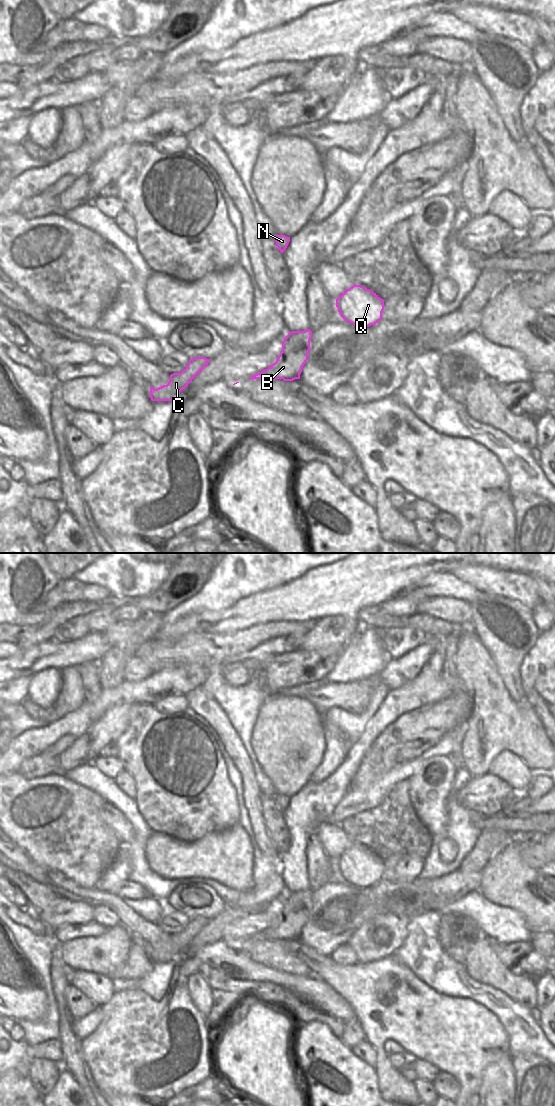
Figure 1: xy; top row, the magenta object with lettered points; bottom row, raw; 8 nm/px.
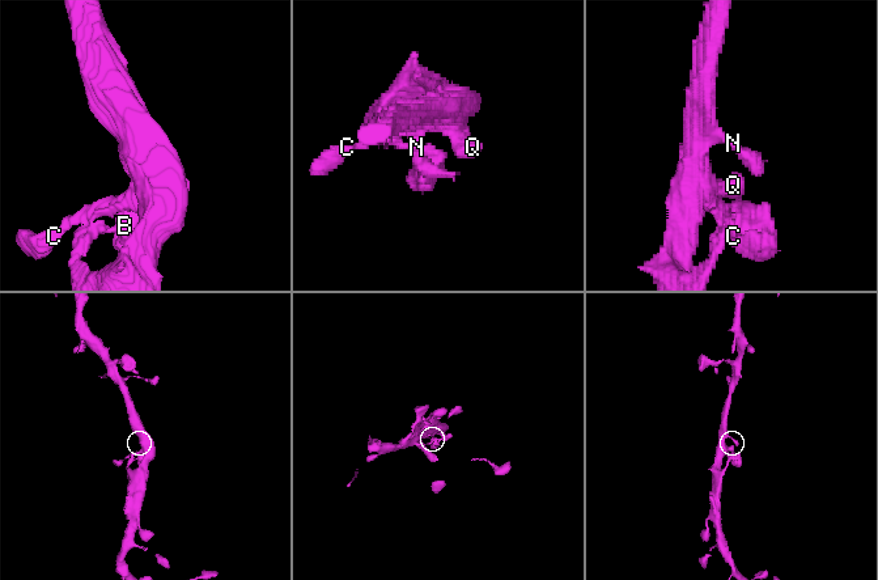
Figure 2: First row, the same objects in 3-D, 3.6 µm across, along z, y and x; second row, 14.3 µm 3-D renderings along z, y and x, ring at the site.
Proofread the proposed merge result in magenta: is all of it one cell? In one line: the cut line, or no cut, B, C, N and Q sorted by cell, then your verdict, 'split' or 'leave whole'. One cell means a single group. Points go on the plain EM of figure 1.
no cut | B C N Q | leave whole

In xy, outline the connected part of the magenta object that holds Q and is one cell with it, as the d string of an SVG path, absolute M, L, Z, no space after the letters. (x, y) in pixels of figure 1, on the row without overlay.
M353 845L336 859L340 876L357 887L369 887L382 879L384 860L373 851Z

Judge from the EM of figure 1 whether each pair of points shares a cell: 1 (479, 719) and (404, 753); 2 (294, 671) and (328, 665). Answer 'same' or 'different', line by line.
1: different
2: same

